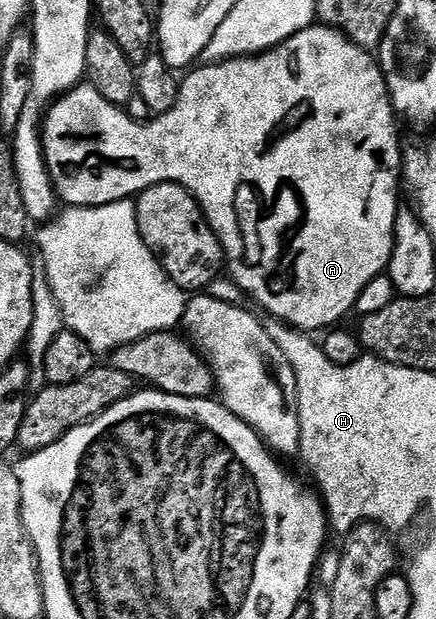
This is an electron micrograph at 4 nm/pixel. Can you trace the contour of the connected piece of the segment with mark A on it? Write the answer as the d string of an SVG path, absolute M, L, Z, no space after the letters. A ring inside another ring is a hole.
M321 23L309 25L304 31L292 35L266 53L234 57L231 61L215 61L203 66L203 69L191 68L181 78L178 98L173 107L166 113L151 116L148 121L133 121L126 114L125 108L108 103L108 99L104 99L104 95L100 95L100 91L93 89L89 83L79 83L57 98L47 108L40 126L42 154L46 157L55 194L61 200L63 197L65 204L70 207L107 205L133 198L153 185L176 183L187 189L202 209L202 216L218 236L218 244L225 257L225 268L230 268L229 280L245 296L247 293L264 312L270 313L266 315L284 325L303 331L329 330L341 322L338 320L349 309L353 310L357 306L360 291L364 291L369 281L389 266L394 250L394 224L398 222L400 212L398 189L400 193L404 145L398 142L399 122L396 120L394 104L390 101L390 88L386 85L382 66L371 50L361 49L342 30Z

